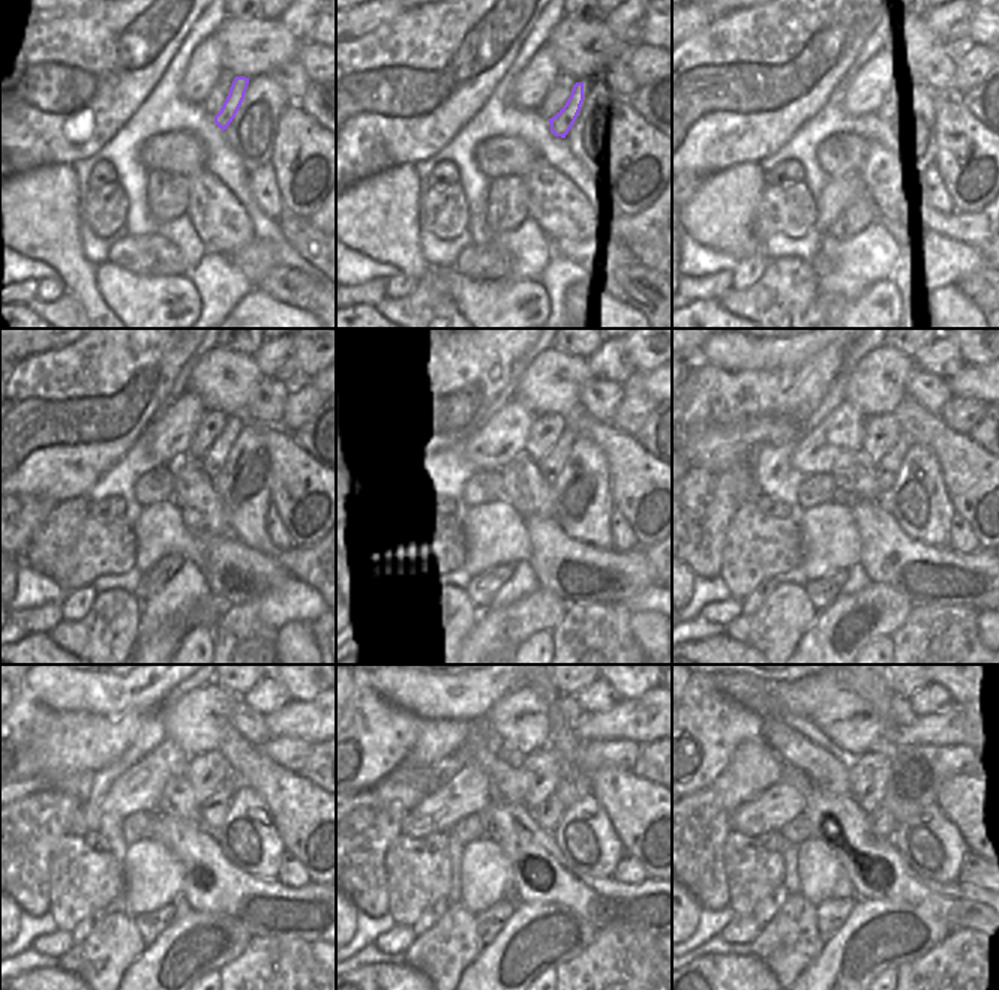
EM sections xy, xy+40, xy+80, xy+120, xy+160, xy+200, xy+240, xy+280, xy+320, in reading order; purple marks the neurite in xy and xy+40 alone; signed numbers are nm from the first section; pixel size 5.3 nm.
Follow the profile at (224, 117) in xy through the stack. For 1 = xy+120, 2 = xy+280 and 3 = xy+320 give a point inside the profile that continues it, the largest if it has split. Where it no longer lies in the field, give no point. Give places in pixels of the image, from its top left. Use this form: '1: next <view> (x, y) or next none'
1: next xy+120 (212, 464)
2: next xy+280 (548, 815)
3: next xy+320 (882, 822)

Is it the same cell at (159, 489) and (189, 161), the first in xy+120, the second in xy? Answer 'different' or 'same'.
same

